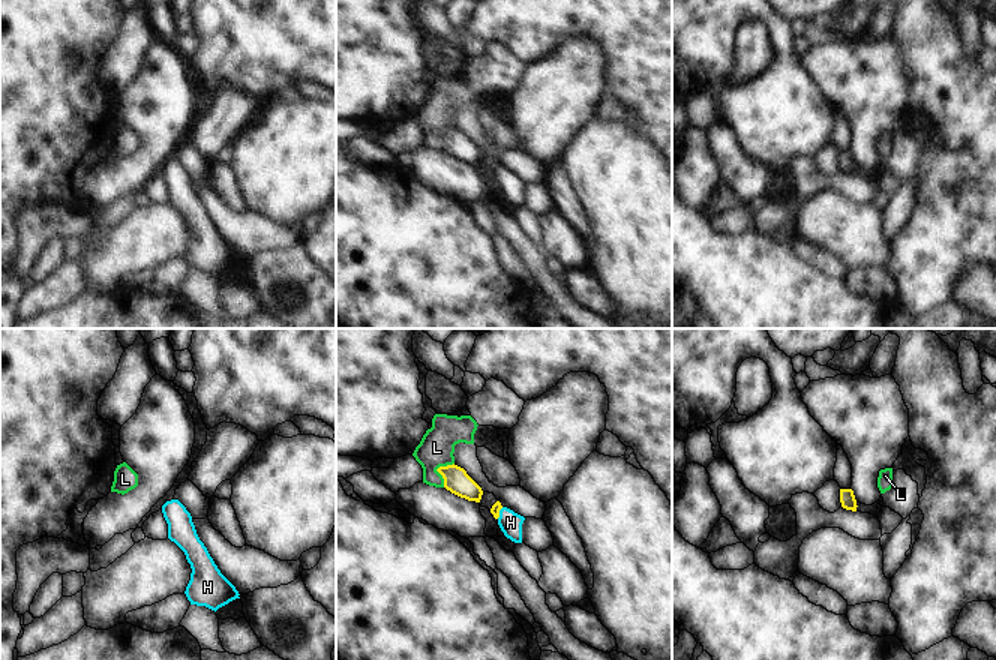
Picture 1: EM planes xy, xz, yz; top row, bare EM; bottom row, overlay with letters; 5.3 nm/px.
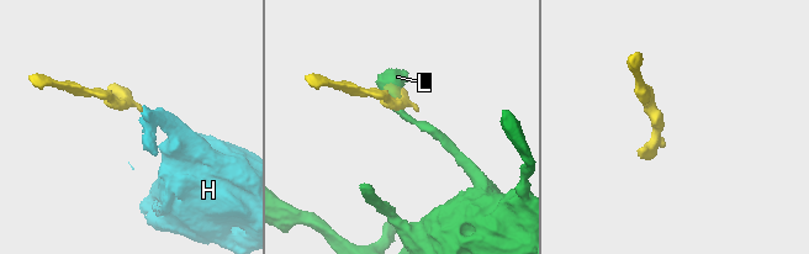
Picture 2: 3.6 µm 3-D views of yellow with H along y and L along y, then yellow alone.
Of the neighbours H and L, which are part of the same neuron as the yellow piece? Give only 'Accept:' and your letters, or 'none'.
Accept: H

